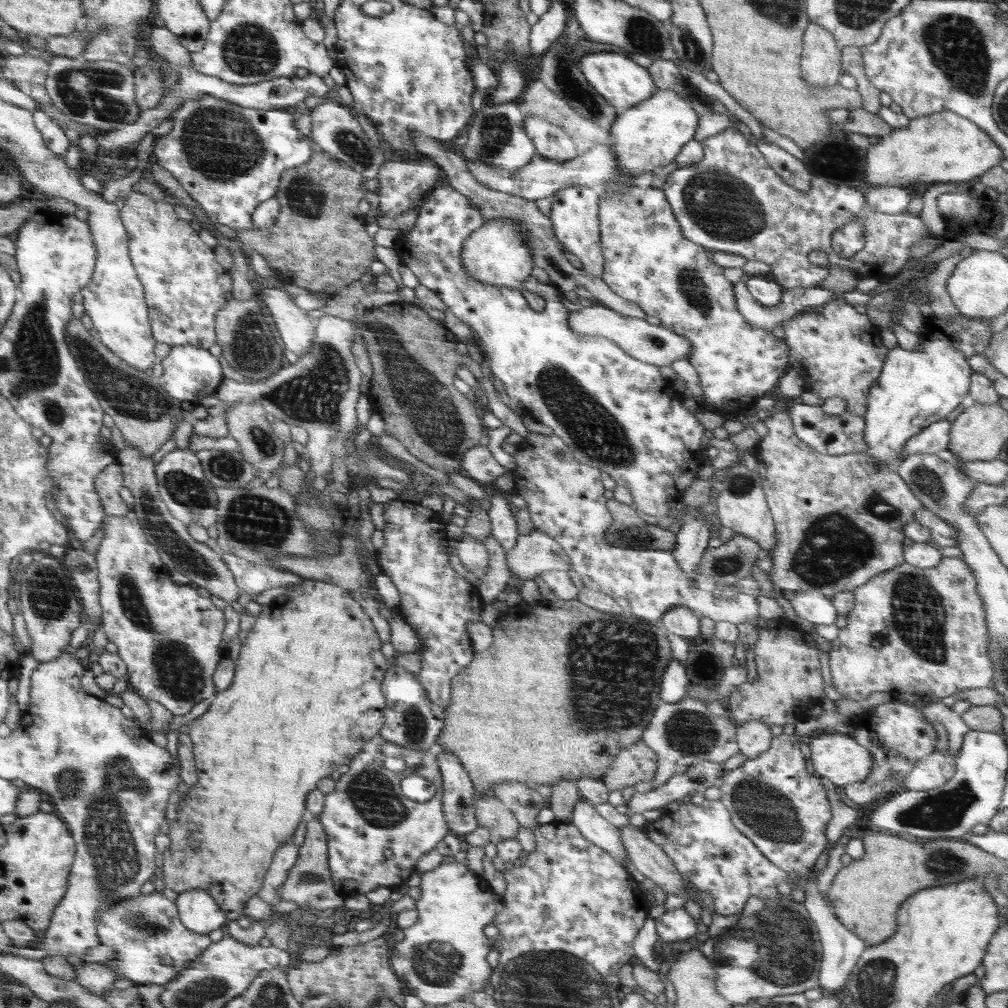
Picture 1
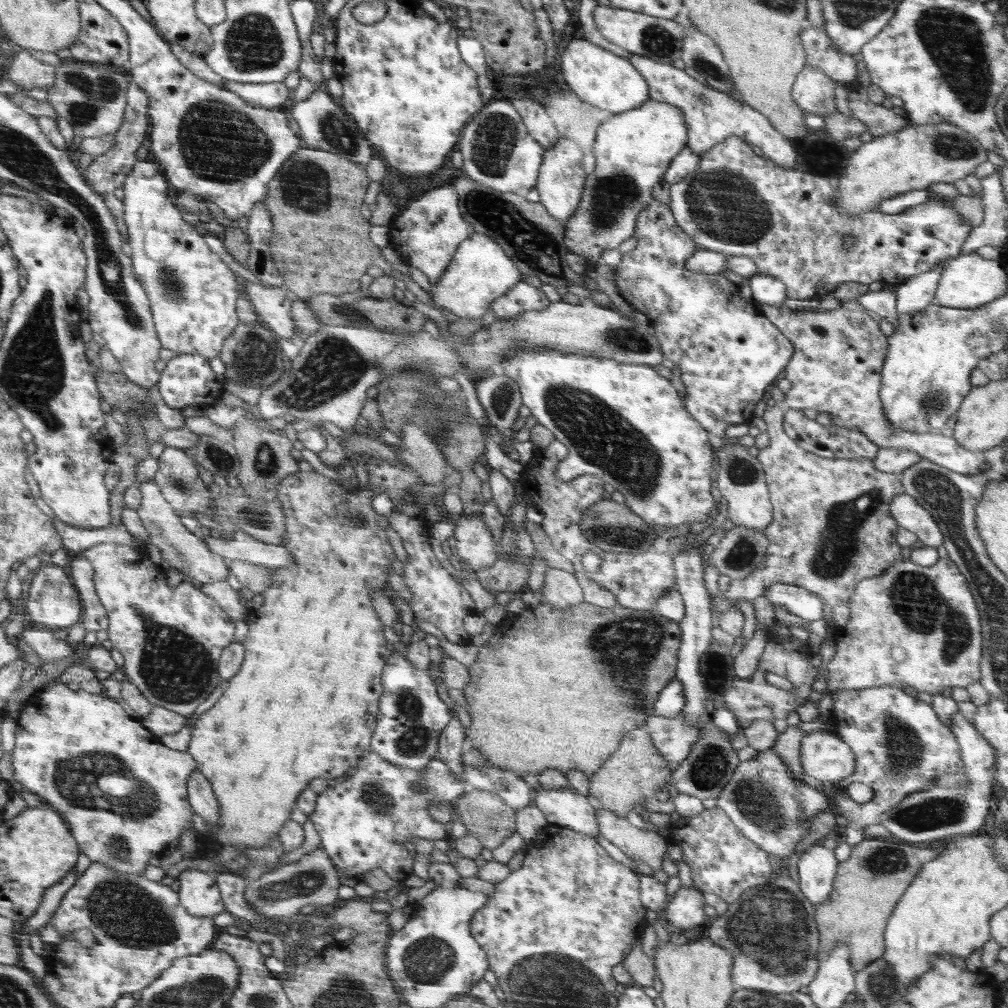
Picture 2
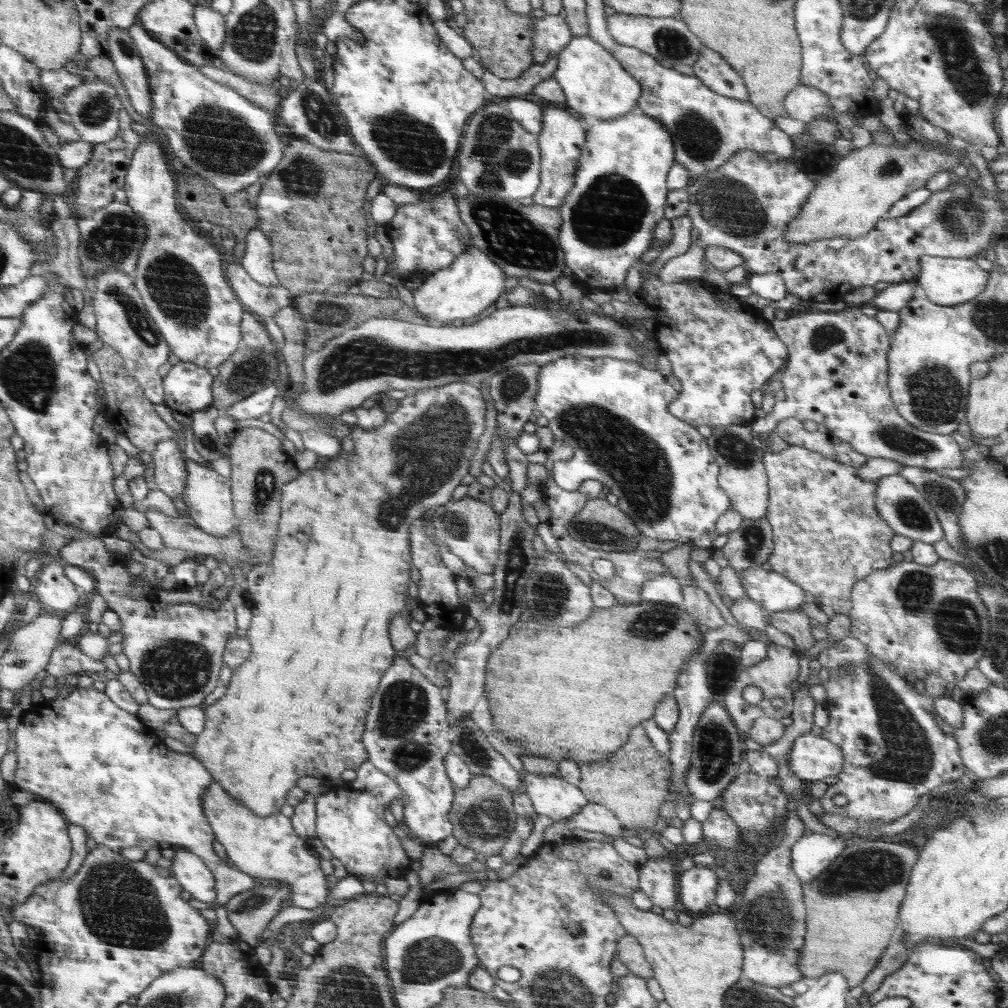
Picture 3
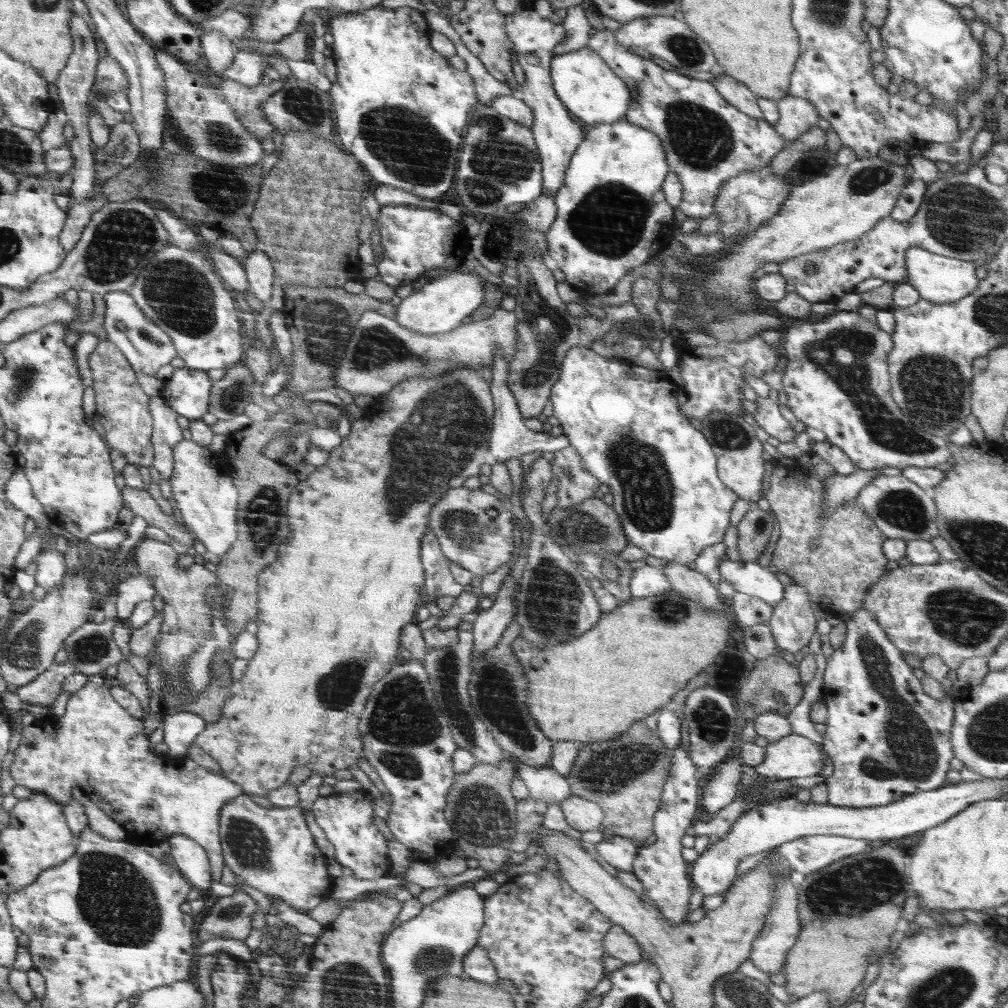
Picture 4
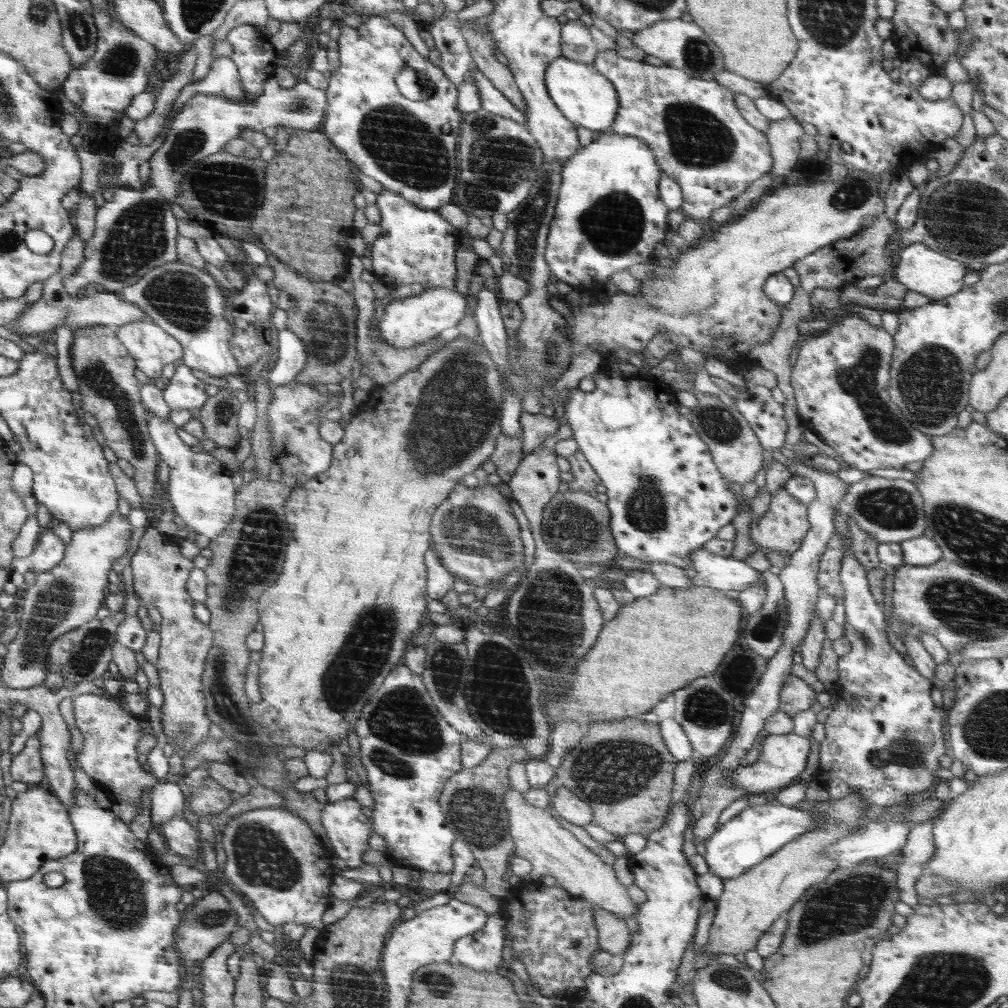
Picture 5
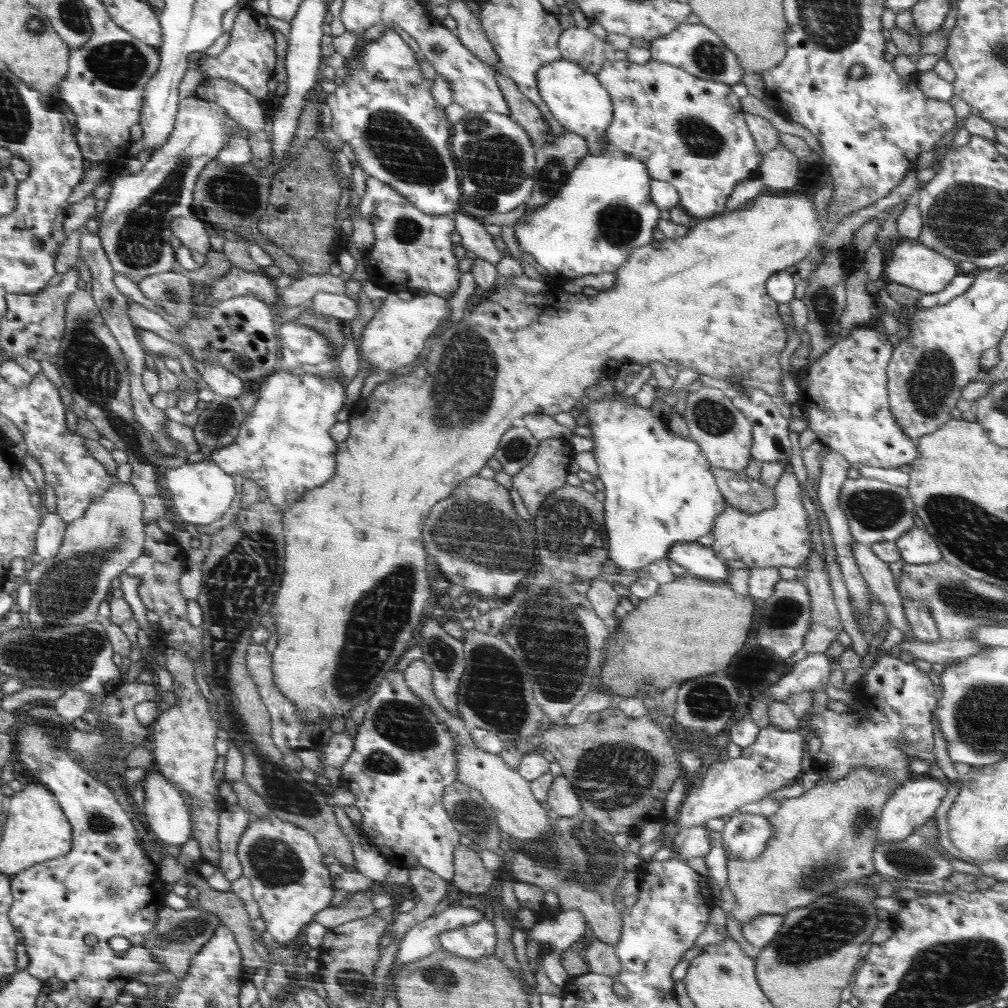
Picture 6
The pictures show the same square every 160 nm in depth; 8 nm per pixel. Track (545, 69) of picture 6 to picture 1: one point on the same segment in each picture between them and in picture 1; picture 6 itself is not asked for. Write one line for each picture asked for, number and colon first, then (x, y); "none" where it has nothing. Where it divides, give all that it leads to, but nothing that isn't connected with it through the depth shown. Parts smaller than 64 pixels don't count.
1: (621, 82)
2: (608, 81)
3: (595, 83)
4: (589, 88)
5: (586, 97)

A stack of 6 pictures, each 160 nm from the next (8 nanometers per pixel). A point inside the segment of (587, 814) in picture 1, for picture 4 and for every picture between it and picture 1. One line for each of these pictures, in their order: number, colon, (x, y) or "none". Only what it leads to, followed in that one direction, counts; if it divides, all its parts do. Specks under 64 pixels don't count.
2: (565, 807)
3: (552, 796)
4: (544, 783)

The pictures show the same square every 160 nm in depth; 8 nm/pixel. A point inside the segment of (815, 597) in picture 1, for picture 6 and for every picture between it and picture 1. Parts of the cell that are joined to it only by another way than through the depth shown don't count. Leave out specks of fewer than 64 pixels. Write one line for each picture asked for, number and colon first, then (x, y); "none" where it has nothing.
2: (800, 602)
3: (773, 592)
4: (748, 577)
5: (724, 573)
6: (699, 560)

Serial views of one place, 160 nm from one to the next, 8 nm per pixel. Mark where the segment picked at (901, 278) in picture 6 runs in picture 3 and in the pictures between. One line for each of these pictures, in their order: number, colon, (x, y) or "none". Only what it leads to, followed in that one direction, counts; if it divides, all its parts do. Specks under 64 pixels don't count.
3: (949, 281)
4: (939, 279)
5: (919, 268)

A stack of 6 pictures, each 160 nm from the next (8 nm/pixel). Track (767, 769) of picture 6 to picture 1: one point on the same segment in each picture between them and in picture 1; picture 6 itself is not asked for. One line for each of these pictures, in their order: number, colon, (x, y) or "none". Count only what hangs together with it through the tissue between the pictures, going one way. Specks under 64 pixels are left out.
1: (836, 756)
2: (824, 755)
3: (811, 757)
4: (792, 756)
5: (782, 758)

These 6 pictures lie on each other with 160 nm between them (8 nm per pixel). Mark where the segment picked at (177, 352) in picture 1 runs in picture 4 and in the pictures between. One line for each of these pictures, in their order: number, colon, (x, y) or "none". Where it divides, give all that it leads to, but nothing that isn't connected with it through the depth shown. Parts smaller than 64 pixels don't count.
2: (187, 380)
3: (187, 386)
4: (187, 391)

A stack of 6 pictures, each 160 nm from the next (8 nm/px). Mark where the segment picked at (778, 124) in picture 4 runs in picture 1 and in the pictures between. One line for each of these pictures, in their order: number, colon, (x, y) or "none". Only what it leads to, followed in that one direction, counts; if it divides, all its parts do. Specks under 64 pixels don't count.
1: (821, 60)
2: (813, 91)
3: (804, 104)

